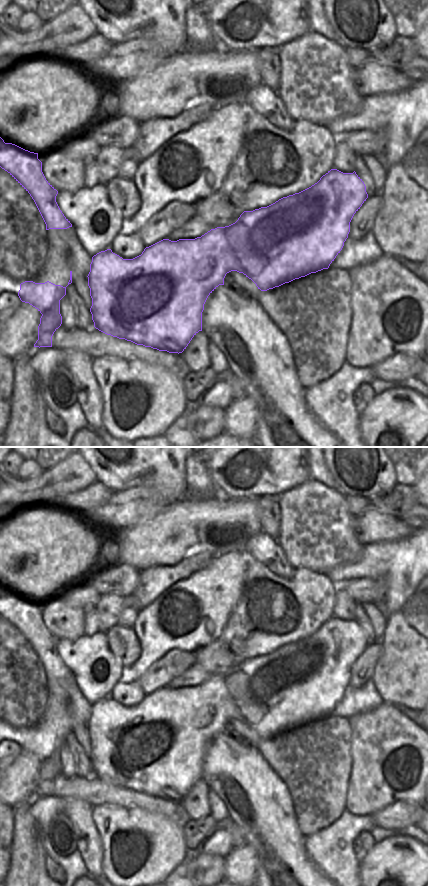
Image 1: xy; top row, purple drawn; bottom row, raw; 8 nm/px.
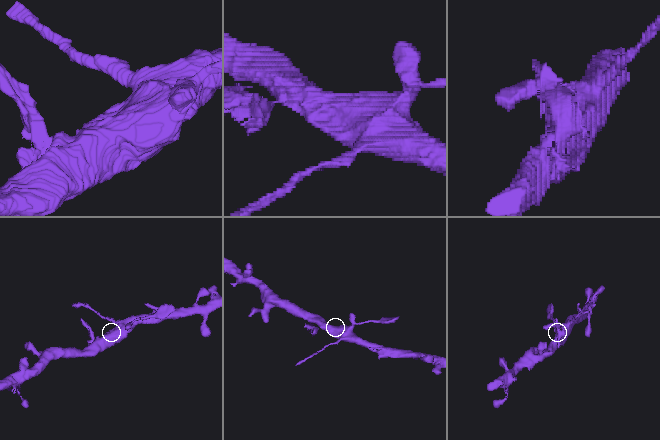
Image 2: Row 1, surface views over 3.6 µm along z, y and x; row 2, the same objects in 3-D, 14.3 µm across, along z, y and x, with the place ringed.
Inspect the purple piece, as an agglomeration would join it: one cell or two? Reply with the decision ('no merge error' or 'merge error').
no merge error

